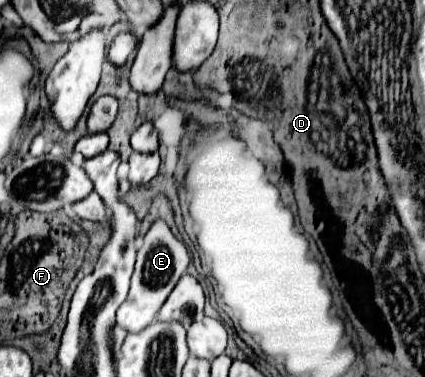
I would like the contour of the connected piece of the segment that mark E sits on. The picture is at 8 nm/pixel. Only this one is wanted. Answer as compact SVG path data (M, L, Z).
M157 218L147 230L147 234L143 236L143 246L137 254L129 296L117 310L119 326L123 326L129 332L139 332L145 326L149 326L157 316L157 312L161 310L167 296L171 294L171 290L175 288L175 284L179 282L179 278L185 274L189 262L191 262L191 256L185 244L173 236L169 226L161 218Z

